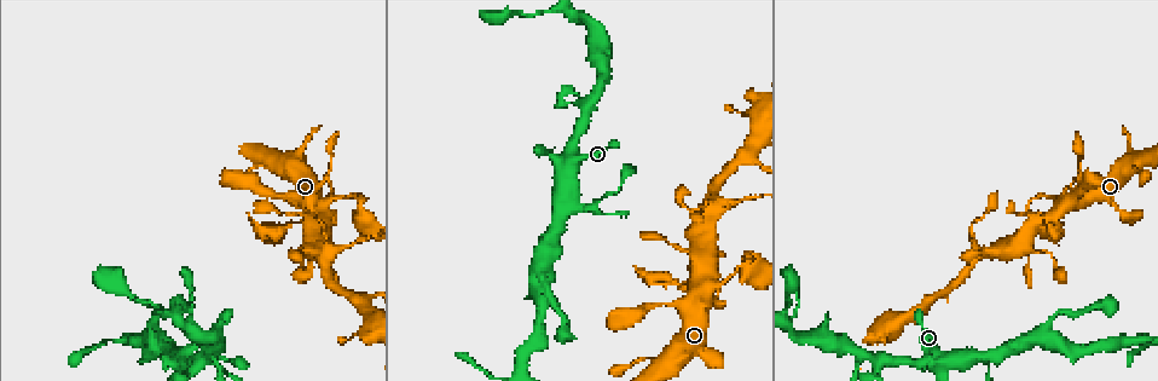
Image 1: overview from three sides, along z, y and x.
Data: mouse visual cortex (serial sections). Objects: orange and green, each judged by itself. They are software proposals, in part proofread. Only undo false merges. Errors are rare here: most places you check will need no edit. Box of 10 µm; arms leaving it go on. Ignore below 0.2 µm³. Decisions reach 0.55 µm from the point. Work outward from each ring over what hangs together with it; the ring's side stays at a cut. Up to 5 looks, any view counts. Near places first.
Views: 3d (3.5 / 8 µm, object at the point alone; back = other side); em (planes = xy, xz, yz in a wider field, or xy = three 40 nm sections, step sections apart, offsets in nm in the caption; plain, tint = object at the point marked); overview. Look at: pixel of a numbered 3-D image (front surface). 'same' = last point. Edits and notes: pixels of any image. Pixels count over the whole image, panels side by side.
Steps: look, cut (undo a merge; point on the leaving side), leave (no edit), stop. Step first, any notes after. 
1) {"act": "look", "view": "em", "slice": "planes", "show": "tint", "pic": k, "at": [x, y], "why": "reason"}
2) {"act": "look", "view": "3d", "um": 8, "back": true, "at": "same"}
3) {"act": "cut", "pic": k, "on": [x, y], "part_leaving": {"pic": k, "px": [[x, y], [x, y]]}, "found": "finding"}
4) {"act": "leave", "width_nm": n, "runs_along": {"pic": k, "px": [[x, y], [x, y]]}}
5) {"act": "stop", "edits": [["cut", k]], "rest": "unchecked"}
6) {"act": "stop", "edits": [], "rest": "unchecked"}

{"act": "look", "view": "3d", "um": 3.5, "pic": 1, "at": [697, 291], "why": "thin arm on a thick one"}

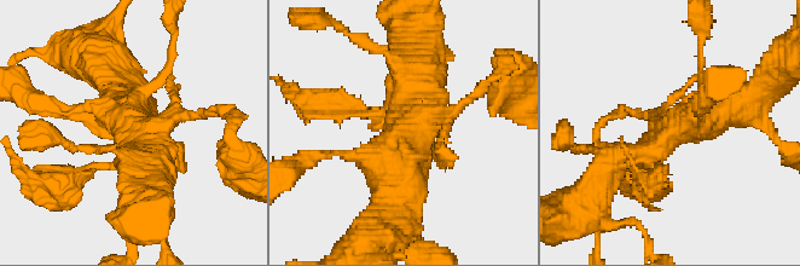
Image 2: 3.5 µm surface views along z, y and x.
{"act": "look", "view": "em", "slice": "planes", "show": "tint", "pic": 2, "at": [407, 129]}

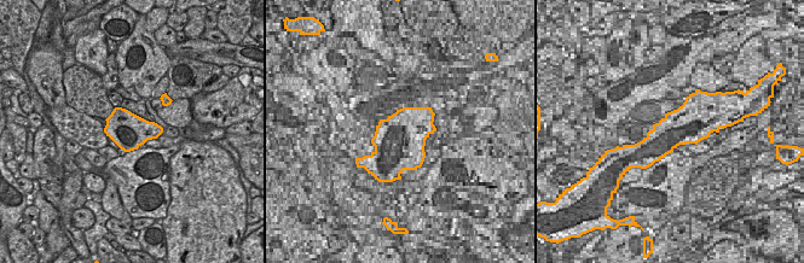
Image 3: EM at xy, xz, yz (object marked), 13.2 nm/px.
{"act": "leave", "runs_along": {"pic": 2, "px": [[742, 105], [680, 123], [606, 172]]}, "found": "all the same cell"}

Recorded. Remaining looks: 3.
{"act": "look", "view": "3d", "um": 3.5, "pic": 1, "at": [711, 206], "why": "three arms meet"}

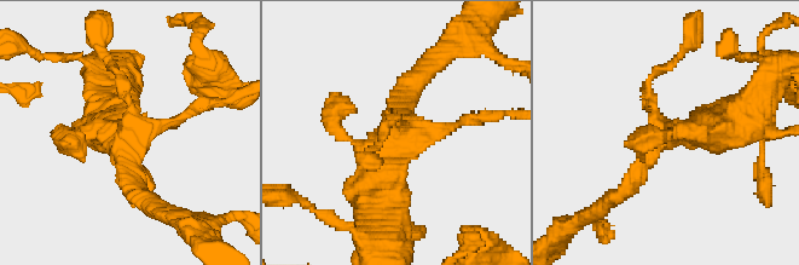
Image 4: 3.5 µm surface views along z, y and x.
{"act": "look", "view": "em", "slice": "xy", "step": 5, "show": "tint", "pic": 4, "at": [124, 132]}

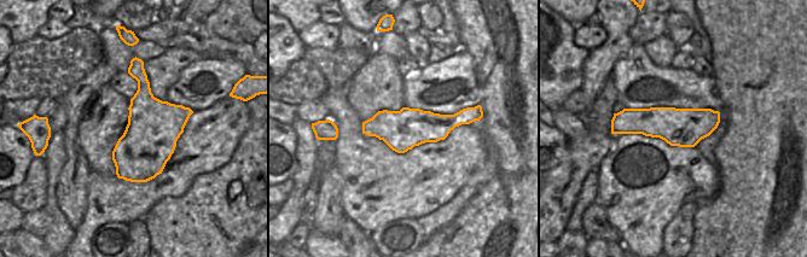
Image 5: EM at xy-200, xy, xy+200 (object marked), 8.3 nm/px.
{"act": "leave", "runs_along": {"pic": 5, "px": [[466, 116], [437, 127], [365, 130]]}, "found": "continuous, no second cell"}

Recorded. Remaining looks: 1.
{"act": "stop", "edits": [], "rest": "unchecked"}

